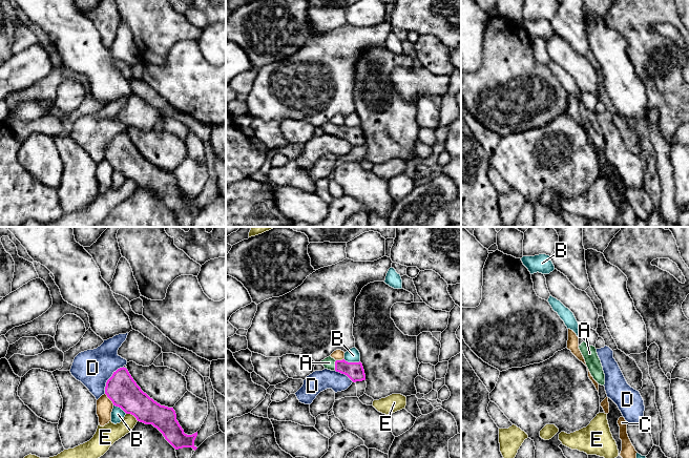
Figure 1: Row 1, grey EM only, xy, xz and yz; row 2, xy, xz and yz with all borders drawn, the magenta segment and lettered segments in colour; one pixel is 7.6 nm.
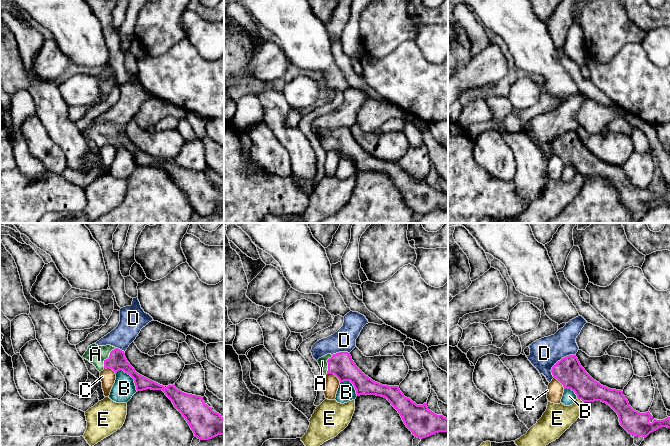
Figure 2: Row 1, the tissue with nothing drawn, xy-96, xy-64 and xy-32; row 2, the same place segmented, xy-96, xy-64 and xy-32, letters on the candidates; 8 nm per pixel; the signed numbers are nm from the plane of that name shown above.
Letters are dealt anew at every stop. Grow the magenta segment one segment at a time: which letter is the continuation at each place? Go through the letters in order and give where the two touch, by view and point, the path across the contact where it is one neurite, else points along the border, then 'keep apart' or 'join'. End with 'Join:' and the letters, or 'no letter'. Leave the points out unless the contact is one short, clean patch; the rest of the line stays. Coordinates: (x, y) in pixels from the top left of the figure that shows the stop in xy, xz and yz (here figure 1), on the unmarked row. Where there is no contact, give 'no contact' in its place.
A: xz (335, 130) | across xz (354, 136), (341, 130), (335, 130), (329, 127) | join
B: xz (352, 127) | keep apart
C: xy (109, 163) | keep apart
D: xy (109, 143) | along xy (123, 130), (107, 145), (104, 158) | keep apart
E: xy (132, 179) | along xy (126, 178), (130, 178), (138, 185) | keep apart
Join: A

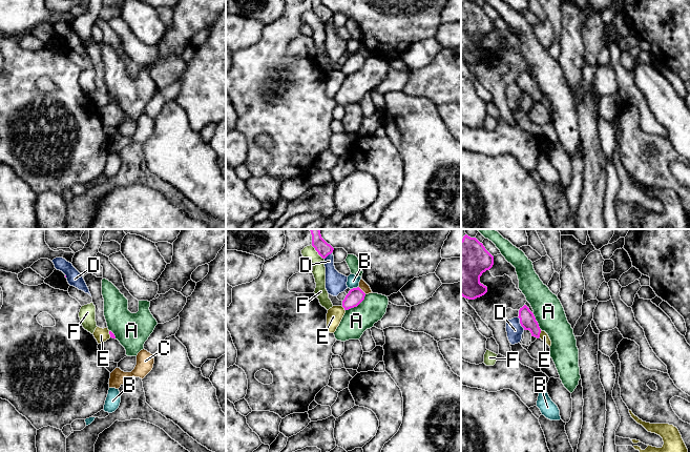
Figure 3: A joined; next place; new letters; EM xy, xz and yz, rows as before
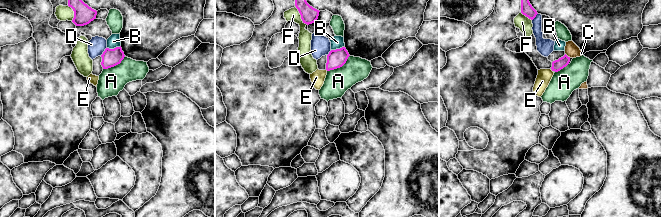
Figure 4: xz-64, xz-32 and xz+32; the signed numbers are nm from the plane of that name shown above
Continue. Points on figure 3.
A: xz (356, 70) | keep apart
B: xz (354, 53) | along xz (357, 50), (351, 54) | keep apart
C: xz (361, 55) | keep apart
D: yz (520, 87) | keep apart
E: yz (540, 97) | along yz (541, 95), (539, 101) | keep apart
F: xz (317, 16) | keep apart
Join: no letter

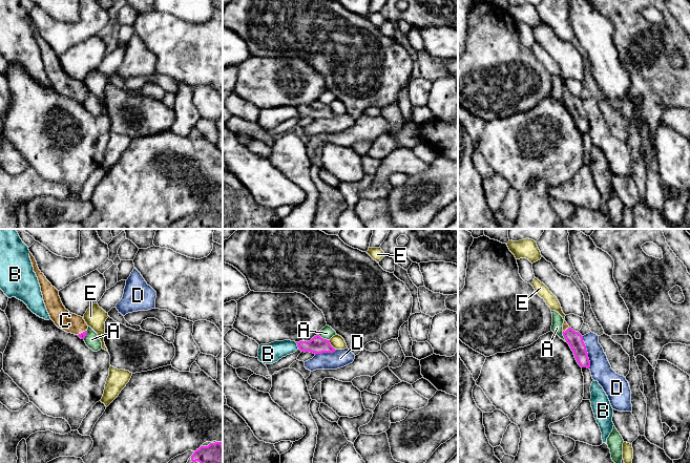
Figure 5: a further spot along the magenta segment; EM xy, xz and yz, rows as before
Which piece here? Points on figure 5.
A: yz (563, 100) | keep apart
B: xz (297, 110) | along xz (295, 107), (298, 112) | keep apart
C: xy (83, 97) | across xy (82, 100), (83, 97), (76, 89), (65, 85) | join
D: yz (586, 117) | along yz (582, 101), (589, 132) | keep apart
E: xz (331, 110) | keep apart
Join: C

